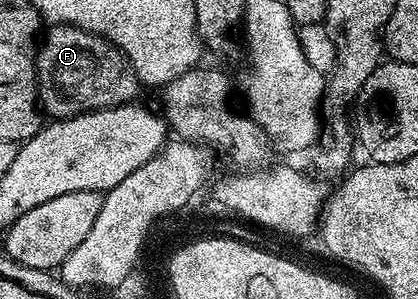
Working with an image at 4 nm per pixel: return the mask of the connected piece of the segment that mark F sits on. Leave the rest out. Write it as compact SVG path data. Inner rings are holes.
M56 24L51 29L43 35L36 52L38 101L45 115L69 118L108 106L124 106L137 97L142 83L115 44L77 26Z

